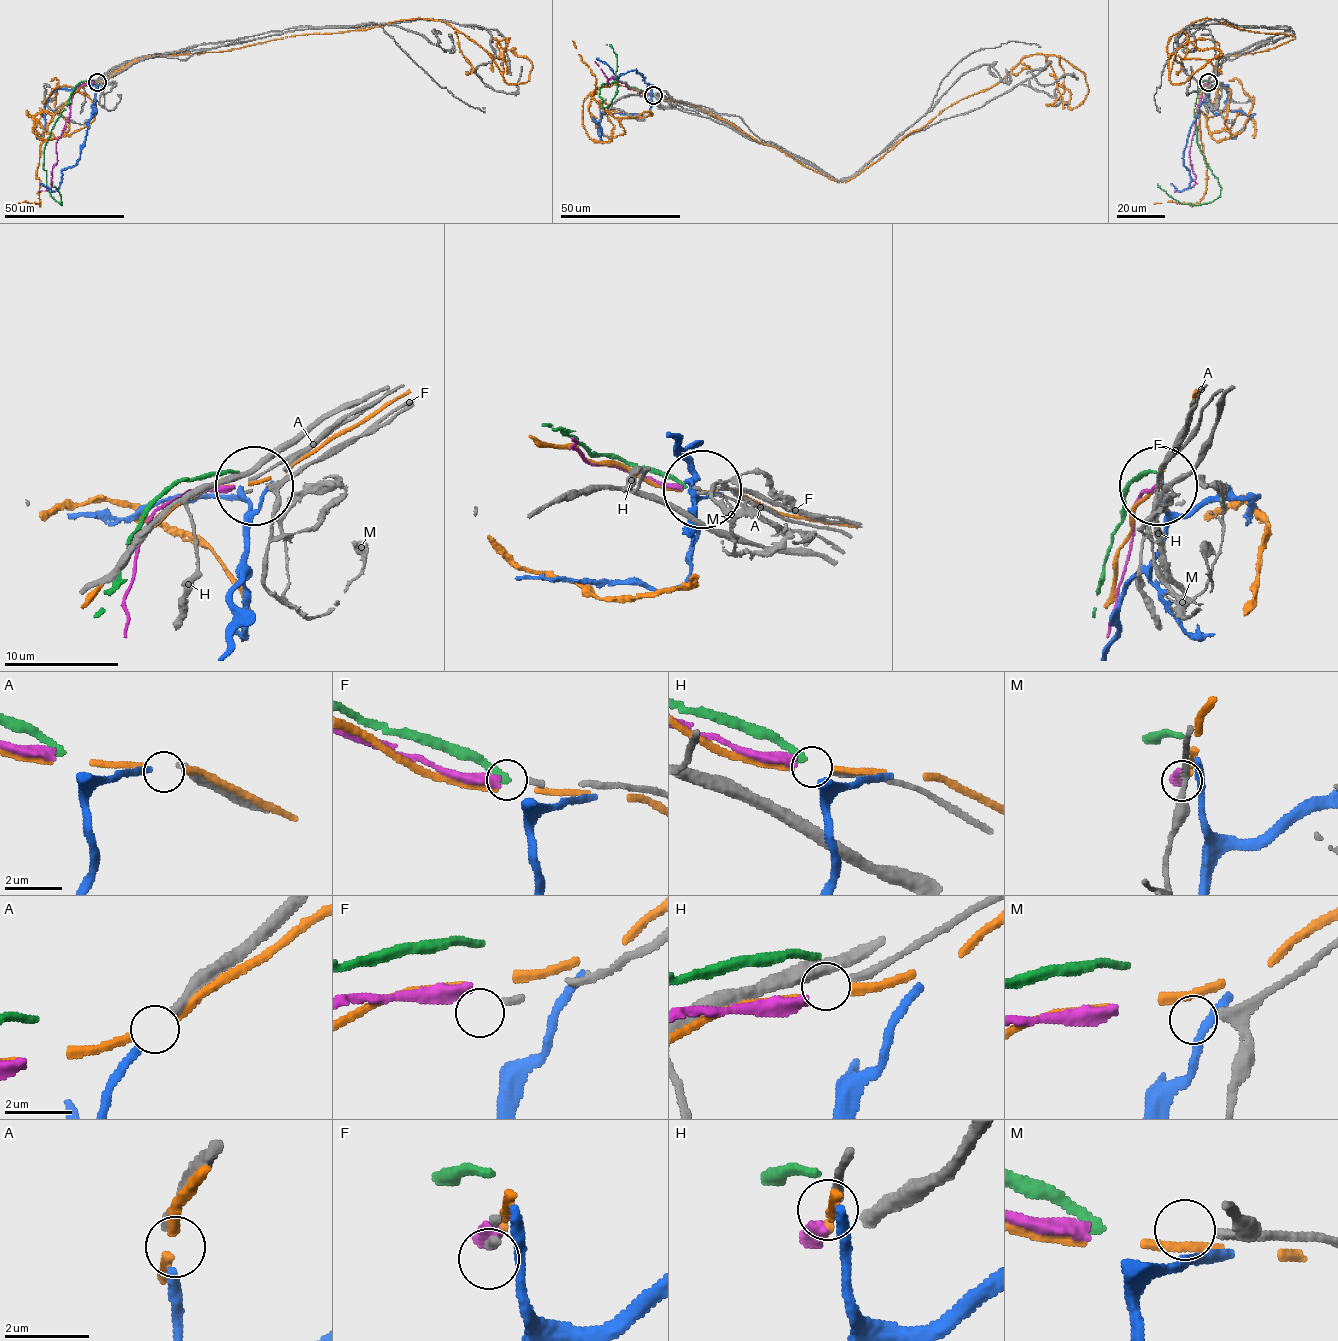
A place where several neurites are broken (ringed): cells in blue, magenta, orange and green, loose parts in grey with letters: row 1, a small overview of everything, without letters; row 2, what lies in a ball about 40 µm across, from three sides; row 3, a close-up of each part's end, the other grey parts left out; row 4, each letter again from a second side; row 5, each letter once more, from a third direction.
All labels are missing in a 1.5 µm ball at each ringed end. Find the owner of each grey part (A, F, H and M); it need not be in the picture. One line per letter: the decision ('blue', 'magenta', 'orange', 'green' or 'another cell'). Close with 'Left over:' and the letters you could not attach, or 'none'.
A: blue
F: another cell
H: another cell
M: another cell
Left over: F, H, M

